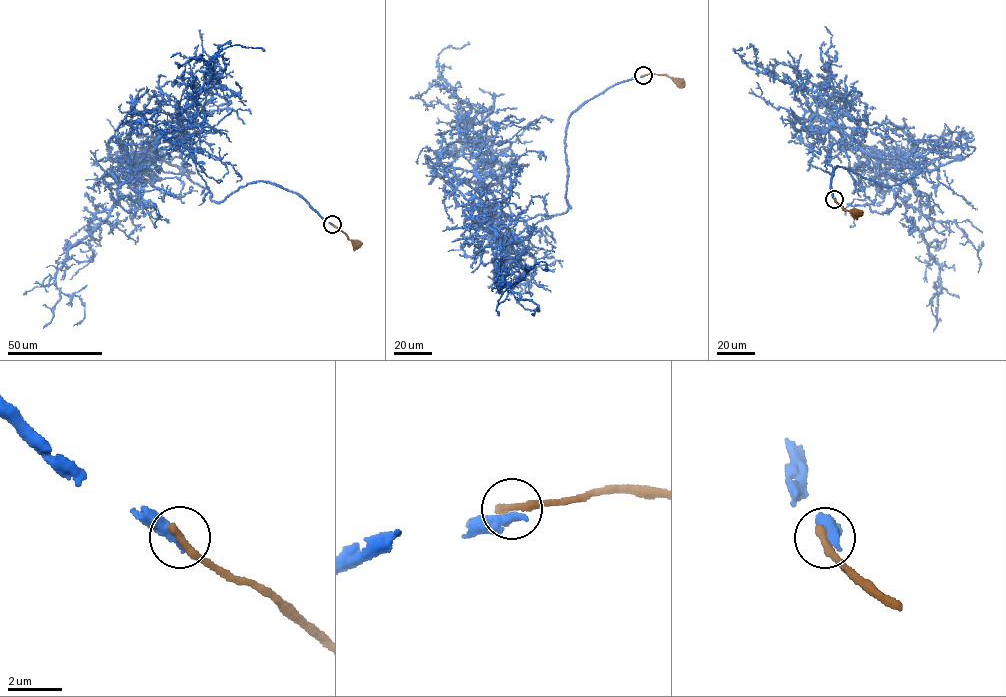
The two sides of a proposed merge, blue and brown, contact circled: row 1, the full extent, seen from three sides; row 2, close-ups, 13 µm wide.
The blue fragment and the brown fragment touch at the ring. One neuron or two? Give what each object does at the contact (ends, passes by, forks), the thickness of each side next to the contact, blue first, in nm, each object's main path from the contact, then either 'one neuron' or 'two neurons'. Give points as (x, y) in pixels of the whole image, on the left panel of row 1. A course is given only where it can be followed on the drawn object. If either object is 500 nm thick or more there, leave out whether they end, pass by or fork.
blue ends there; brown ends there; 460 nm thick on the blue side, 360 nm on the other; blue runs (332, 224), (264, 181), (215, 202), (207, 188), (154, 163), (218, 53), (237, 45), (264, 51); brown runs (332, 224), (356, 246); two neurons

